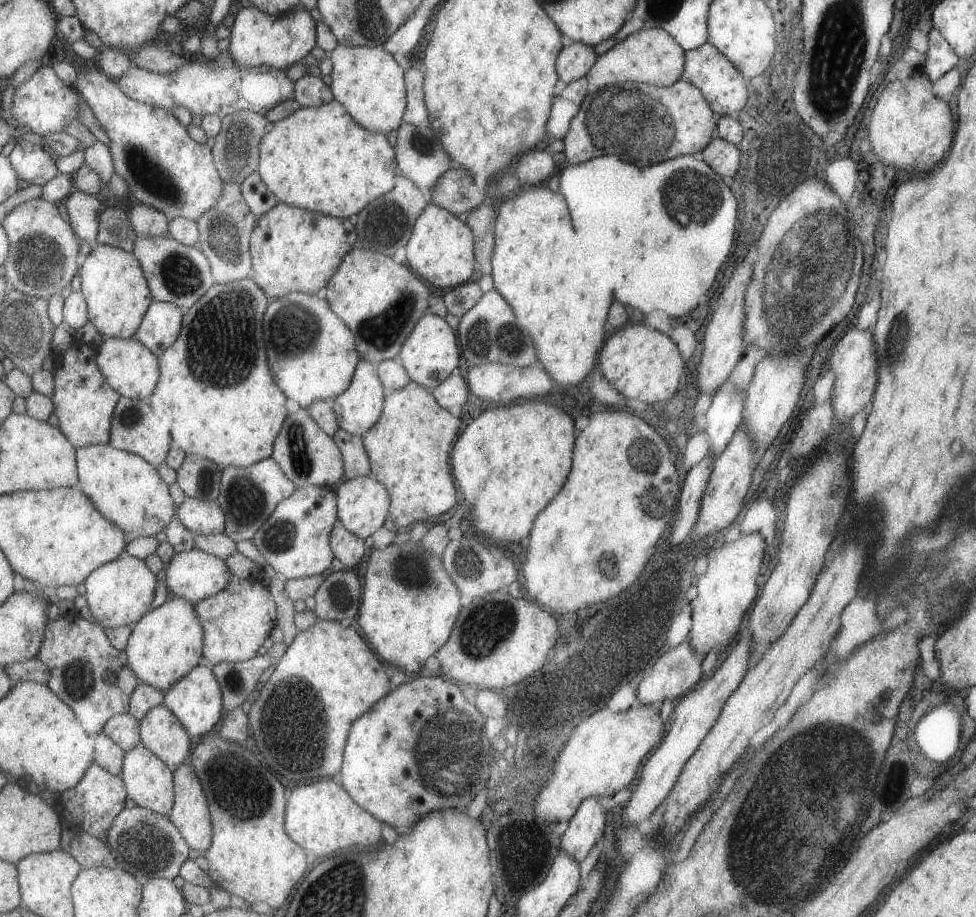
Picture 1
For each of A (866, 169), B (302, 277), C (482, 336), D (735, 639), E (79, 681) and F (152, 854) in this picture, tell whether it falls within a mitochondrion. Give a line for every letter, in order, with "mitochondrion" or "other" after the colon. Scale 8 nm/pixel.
A: other
B: other
C: mitochondrion
D: other
E: mitochondrion
F: mitochondrion

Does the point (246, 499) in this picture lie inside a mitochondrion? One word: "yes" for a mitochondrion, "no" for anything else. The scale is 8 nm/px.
yes

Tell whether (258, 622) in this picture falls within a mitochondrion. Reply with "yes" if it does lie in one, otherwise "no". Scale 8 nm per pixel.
no

